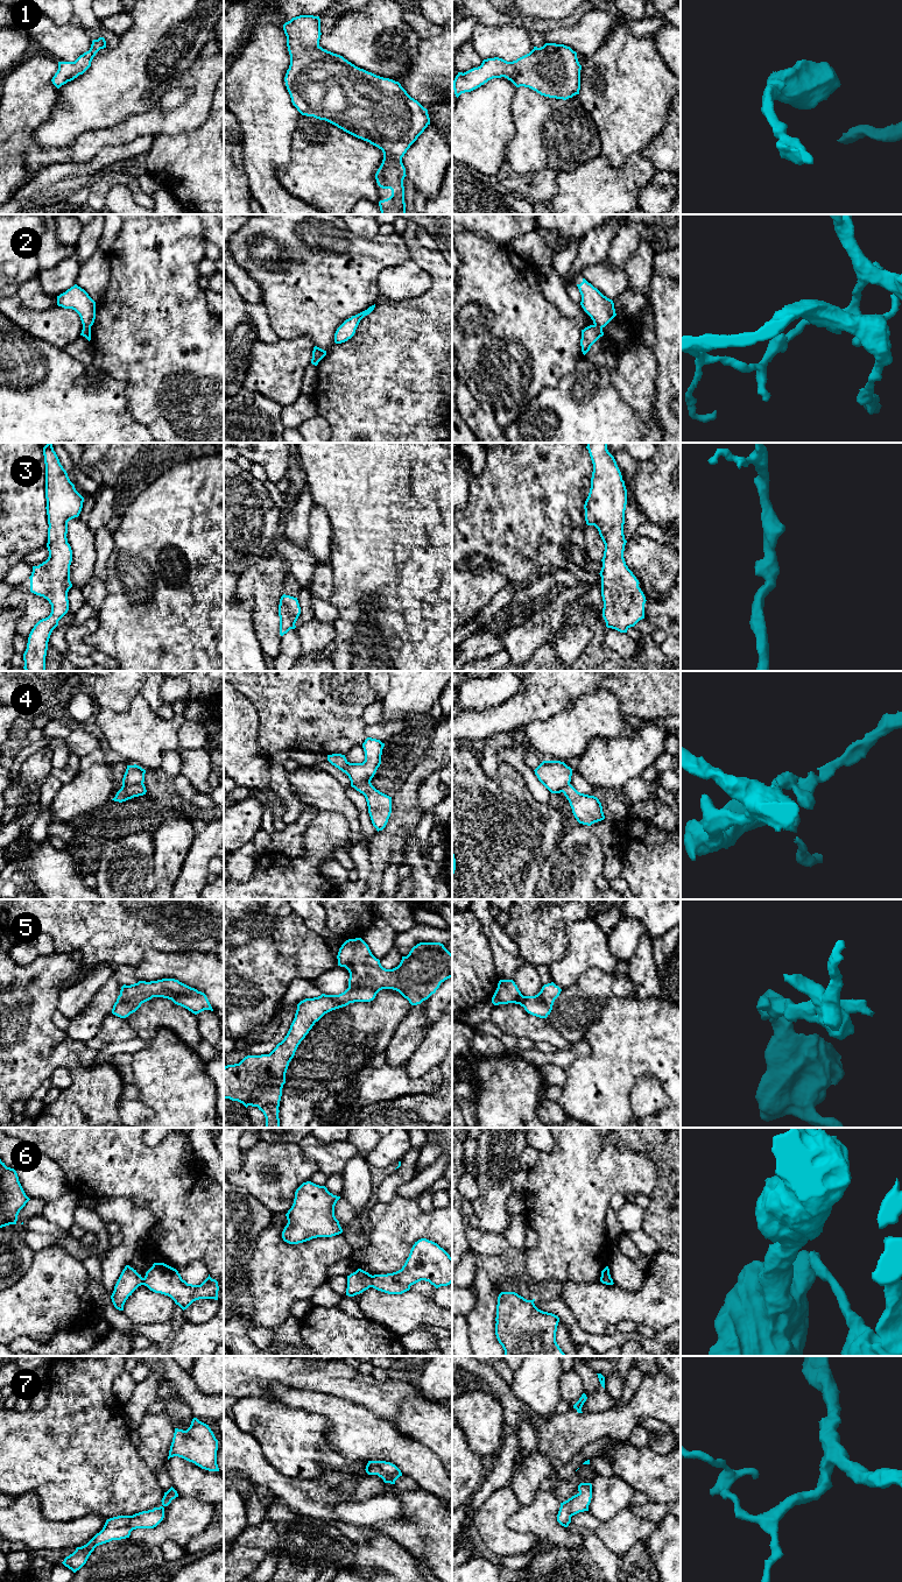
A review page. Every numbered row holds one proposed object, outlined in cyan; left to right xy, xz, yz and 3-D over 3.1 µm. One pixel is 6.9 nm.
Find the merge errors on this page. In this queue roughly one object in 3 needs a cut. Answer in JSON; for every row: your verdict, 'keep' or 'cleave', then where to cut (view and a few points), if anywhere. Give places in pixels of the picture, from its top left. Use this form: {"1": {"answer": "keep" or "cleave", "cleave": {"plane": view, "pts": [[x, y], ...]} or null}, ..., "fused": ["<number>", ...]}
{"1": {"answer": "keep", "cleave": null}, "2": {"answer": "cleave", "cleave": {"plane": "xy", "pts": [[83, 326], [90, 327]]}}, "3": {"answer": "keep", "cleave": null}, "4": {"answer": "cleave", "cleave": {"plane": "xy", "pts": [[142, 782], [122, 785]]}}, "5": {"answer": "keep", "cleave": null}, "6": {"answer": "cleave", "cleave": {"plane": "xz", "pts": [[373, 1276], [371, 1286]]}}, "7": {"answer": "keep", "cleave": null}, "fused": ["2", "4", "6"]}

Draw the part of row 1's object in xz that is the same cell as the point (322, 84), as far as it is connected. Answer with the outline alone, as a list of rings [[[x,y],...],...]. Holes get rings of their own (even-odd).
[[[300,15],[293,17],[283,24],[283,30],[287,36],[287,47],[290,55],[290,65],[284,82],[293,105],[302,115],[325,120],[381,149],[383,160],[375,174],[375,179],[380,188],[392,190],[389,198],[379,202],[381,214],[406,214],[403,179],[407,175],[402,157],[430,125],[428,110],[411,98],[399,82],[360,69],[343,56],[323,49],[319,45],[322,35],[319,16]]]

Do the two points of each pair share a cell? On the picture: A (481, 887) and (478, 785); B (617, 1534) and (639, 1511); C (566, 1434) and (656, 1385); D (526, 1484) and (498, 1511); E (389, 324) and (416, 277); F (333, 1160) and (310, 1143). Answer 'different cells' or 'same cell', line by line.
A: same cell
B: different cells
C: same cell
D: different cells
E: different cells
F: same cell

